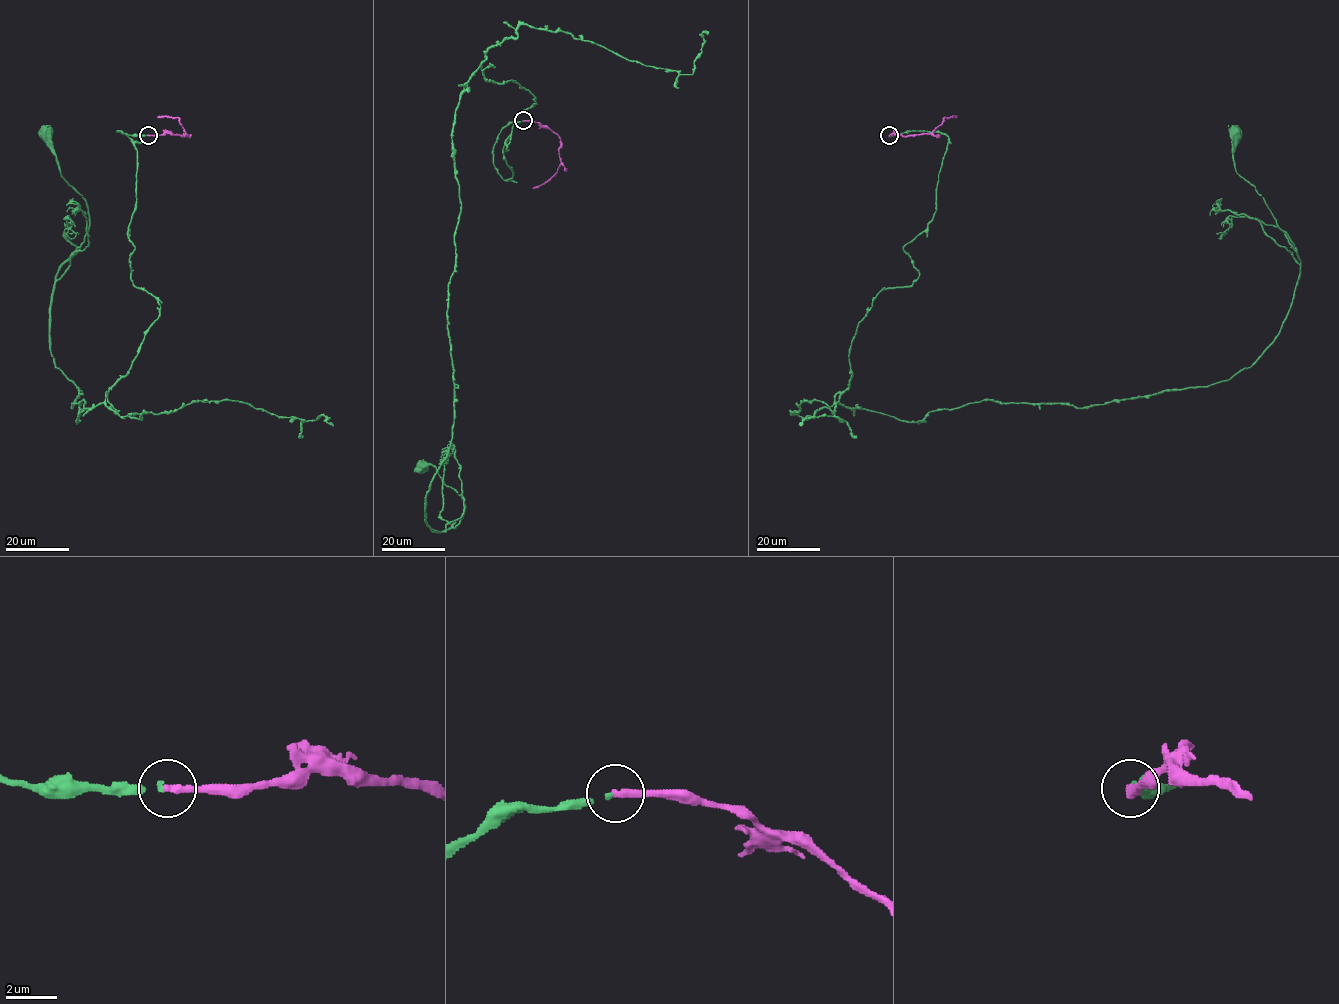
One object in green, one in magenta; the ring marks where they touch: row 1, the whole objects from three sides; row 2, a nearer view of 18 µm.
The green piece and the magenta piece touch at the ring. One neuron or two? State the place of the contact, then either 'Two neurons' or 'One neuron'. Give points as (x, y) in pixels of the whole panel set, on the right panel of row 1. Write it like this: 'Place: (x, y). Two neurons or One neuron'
Place: (889, 135). One neuron

